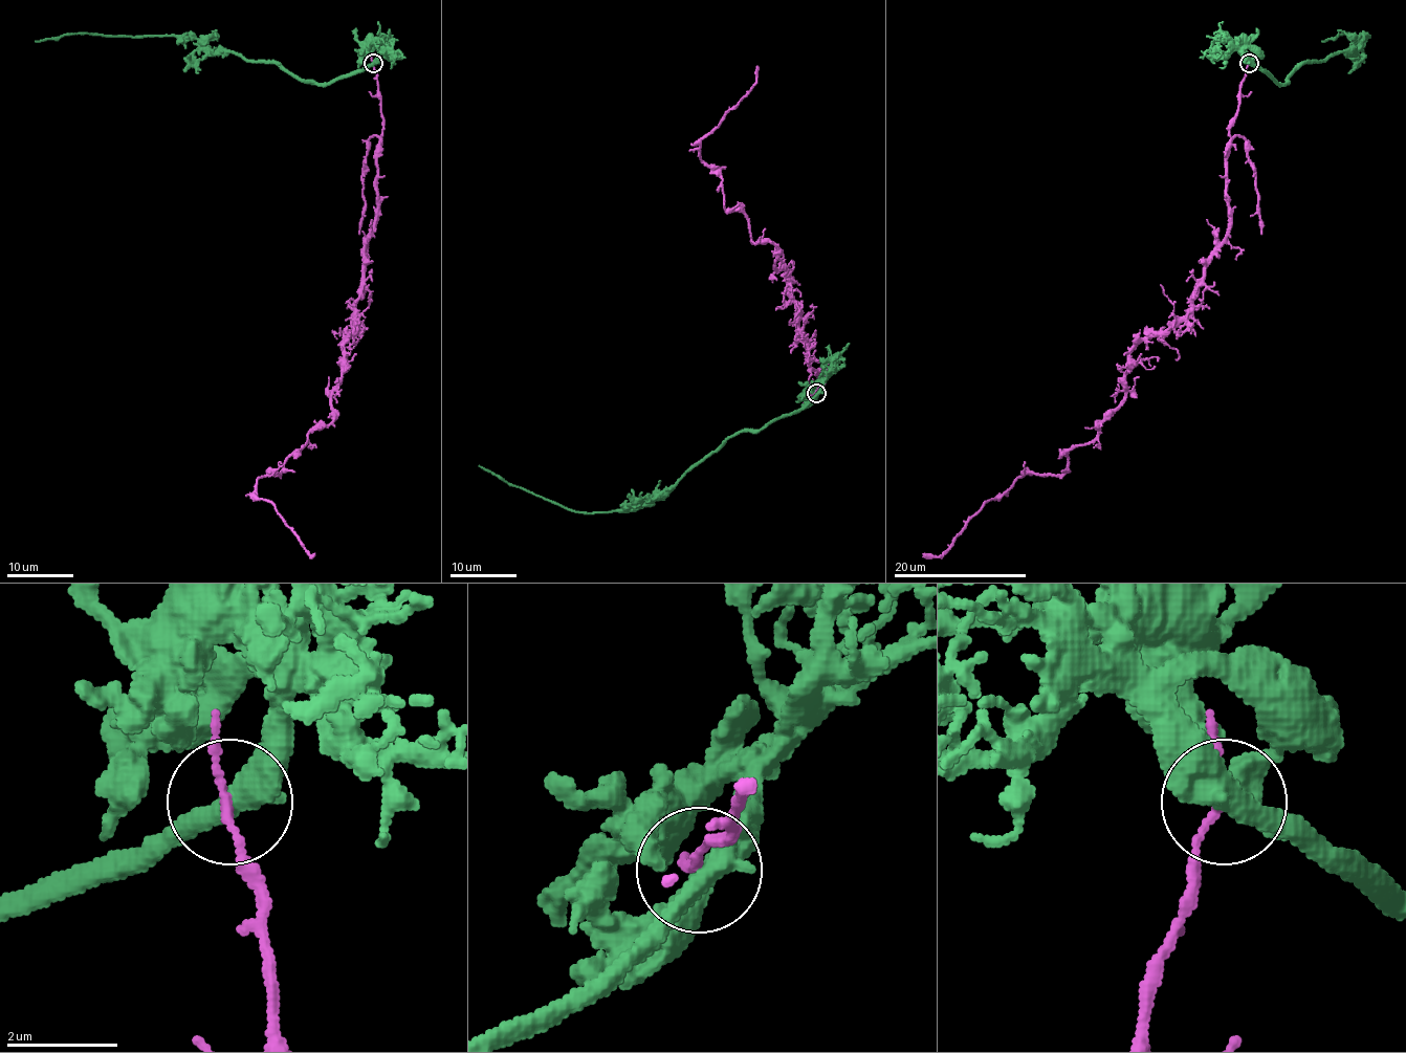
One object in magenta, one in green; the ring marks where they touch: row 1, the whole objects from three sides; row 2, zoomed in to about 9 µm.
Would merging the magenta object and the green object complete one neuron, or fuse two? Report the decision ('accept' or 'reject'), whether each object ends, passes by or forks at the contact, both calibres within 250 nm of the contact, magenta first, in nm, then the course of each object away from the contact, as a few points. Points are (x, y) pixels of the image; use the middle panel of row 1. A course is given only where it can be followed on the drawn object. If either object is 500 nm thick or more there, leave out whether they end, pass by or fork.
reject | magenta passes by | green passes by | 110/440 nm | magenta via (816, 393), (826, 373), (808, 362), (777, 248), (752, 242), (700, 155), (758, 66) | green via (816, 393), (797, 410), (760, 430), (743, 430), (639, 508), (571, 511), (513, 486), (478, 465)

